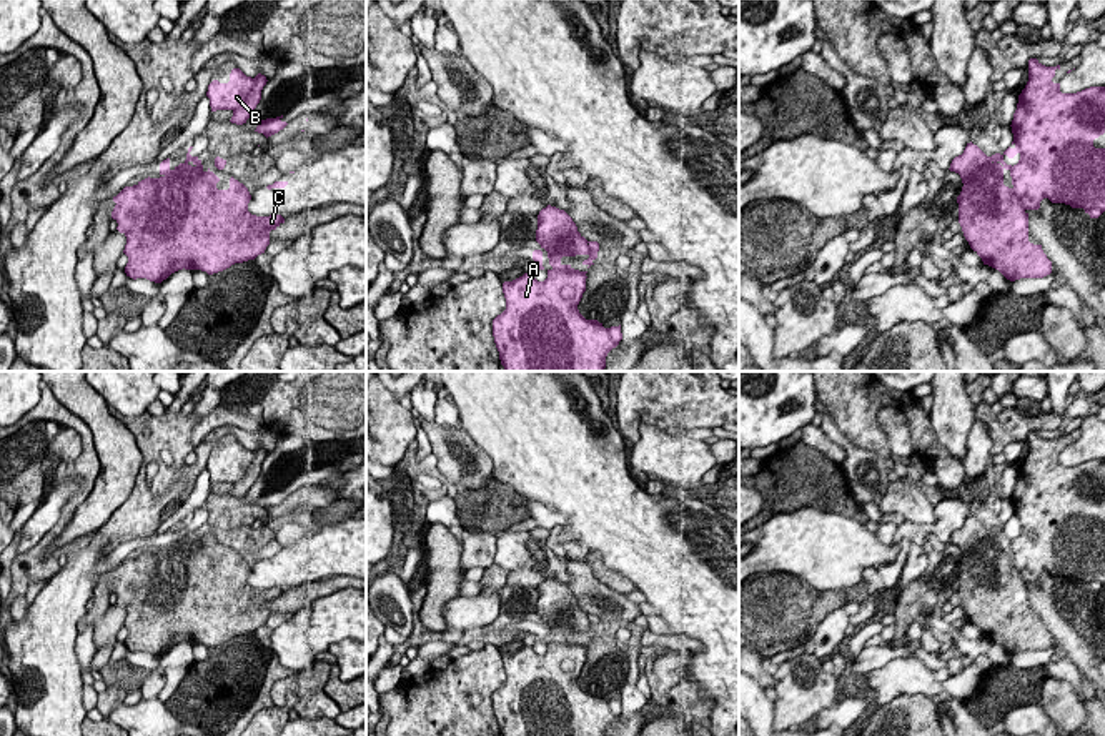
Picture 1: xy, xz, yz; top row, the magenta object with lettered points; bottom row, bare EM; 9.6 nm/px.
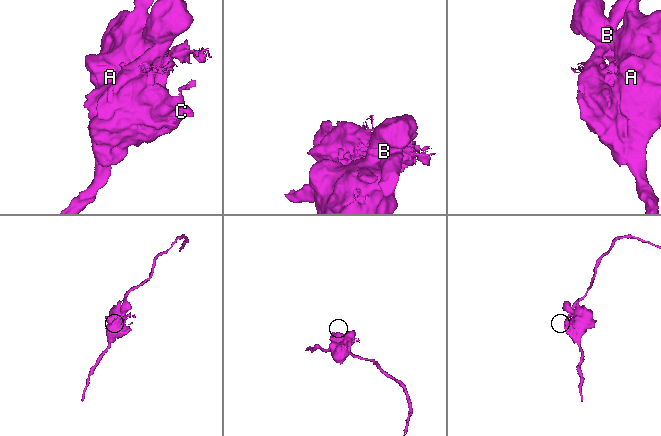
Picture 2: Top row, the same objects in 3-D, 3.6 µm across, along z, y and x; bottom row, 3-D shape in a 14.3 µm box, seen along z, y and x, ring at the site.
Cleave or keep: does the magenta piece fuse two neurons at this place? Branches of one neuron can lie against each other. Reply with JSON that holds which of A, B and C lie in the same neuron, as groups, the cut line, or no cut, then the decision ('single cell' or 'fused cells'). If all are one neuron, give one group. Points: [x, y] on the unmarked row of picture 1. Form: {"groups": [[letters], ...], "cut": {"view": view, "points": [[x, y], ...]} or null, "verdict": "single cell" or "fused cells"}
{"groups": [["A", "B"], ["C"]], "cut": {"view": "xy", "points": [[255, 452], [245, 473], [233, 483]]}, "verdict": "fused cells"}

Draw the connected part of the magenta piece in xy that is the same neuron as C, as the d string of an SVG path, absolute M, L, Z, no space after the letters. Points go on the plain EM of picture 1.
M191 540L170 550L145 551L125 559L113 574L111 591L126 609L123 626L128 629L126 649L161 656L178 643L201 643L208 648L223 644L235 636L255 633L270 618L270 604L285 591L281 588L256 589L248 584L248 561L230 551L228 563L218 563L220 551L208 541Z

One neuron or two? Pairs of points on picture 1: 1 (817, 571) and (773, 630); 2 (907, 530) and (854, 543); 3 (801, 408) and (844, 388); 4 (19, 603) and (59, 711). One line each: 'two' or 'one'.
1: two
2: two
3: two
4: two

